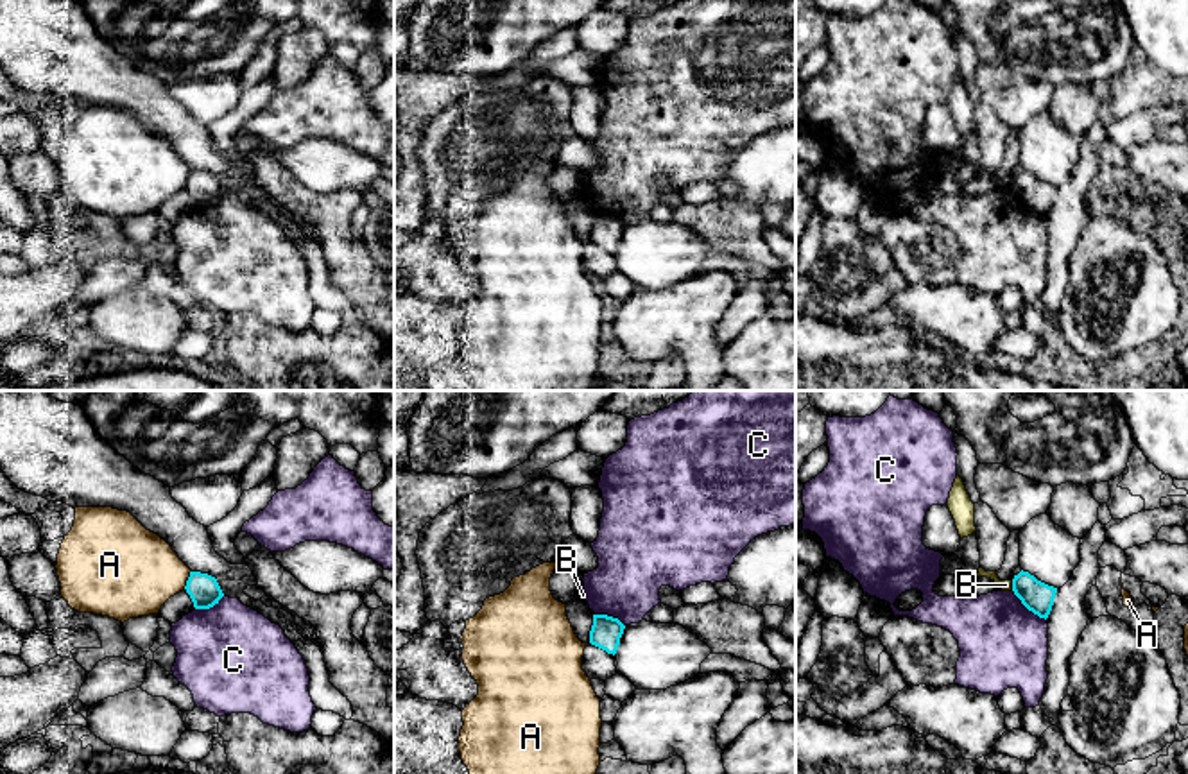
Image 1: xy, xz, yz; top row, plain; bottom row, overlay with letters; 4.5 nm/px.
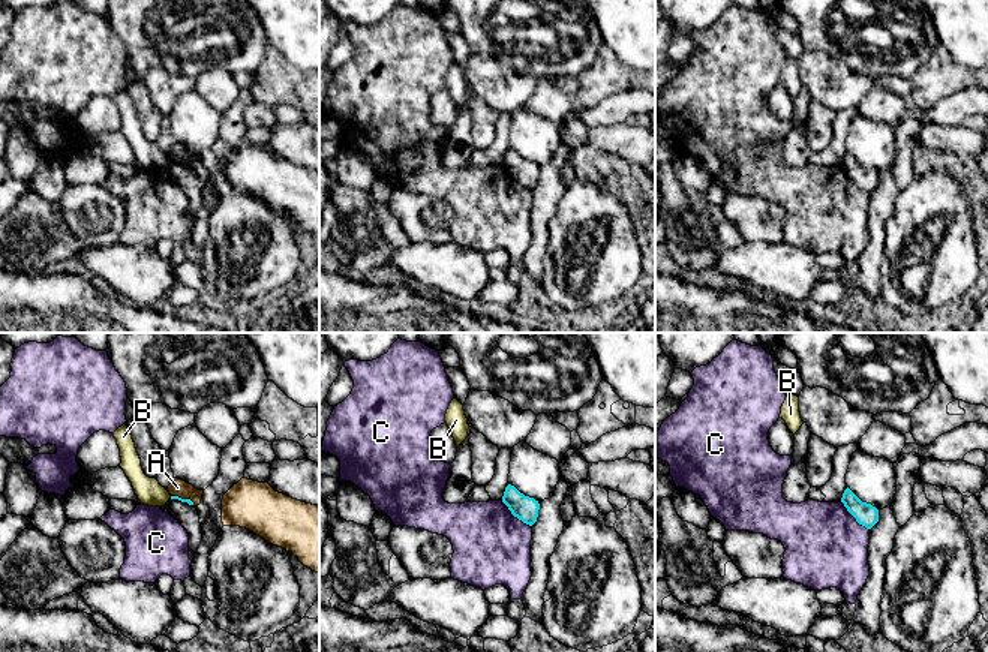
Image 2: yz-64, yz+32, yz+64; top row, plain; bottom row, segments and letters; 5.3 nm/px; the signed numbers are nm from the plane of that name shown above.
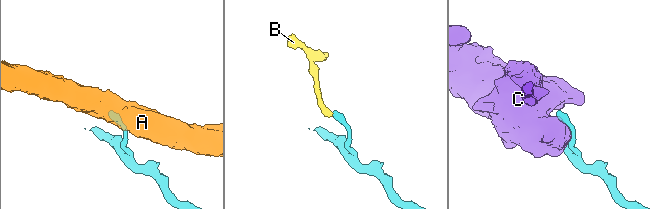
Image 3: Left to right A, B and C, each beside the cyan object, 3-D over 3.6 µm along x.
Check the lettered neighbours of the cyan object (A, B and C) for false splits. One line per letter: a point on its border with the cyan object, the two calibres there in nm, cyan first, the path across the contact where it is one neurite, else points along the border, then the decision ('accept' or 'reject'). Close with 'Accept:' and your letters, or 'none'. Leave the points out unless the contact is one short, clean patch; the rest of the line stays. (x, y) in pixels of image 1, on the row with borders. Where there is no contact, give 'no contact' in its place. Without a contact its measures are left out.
A: contact xy (189, 579); calibres 140 and 380 nm; border xy (190, 570), (183, 588); reject
B: contact yz (1013, 586); calibres 140 and 50 nm; border yz (1011, 581), (1013, 590); reject
C: contact yz (1027, 608); calibres 140 and 380 nm; reject
Accept: none

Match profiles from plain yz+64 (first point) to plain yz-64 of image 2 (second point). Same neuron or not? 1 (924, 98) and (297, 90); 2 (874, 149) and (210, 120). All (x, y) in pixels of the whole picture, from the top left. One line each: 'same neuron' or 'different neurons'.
1: same neuron
2: same neuron

